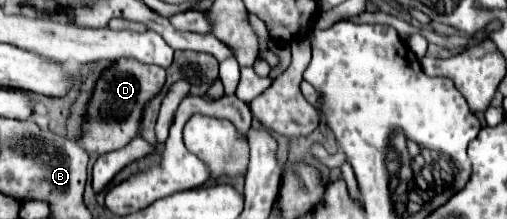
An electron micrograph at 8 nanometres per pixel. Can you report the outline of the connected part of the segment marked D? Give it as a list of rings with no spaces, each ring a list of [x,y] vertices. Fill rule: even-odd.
[[[118,60],[110,70],[104,70],[88,108],[84,138],[80,140],[80,146],[84,146],[88,152],[104,154],[128,144],[138,134],[144,104],[162,90],[164,80],[166,80],[164,68],[148,66],[136,60]]]

